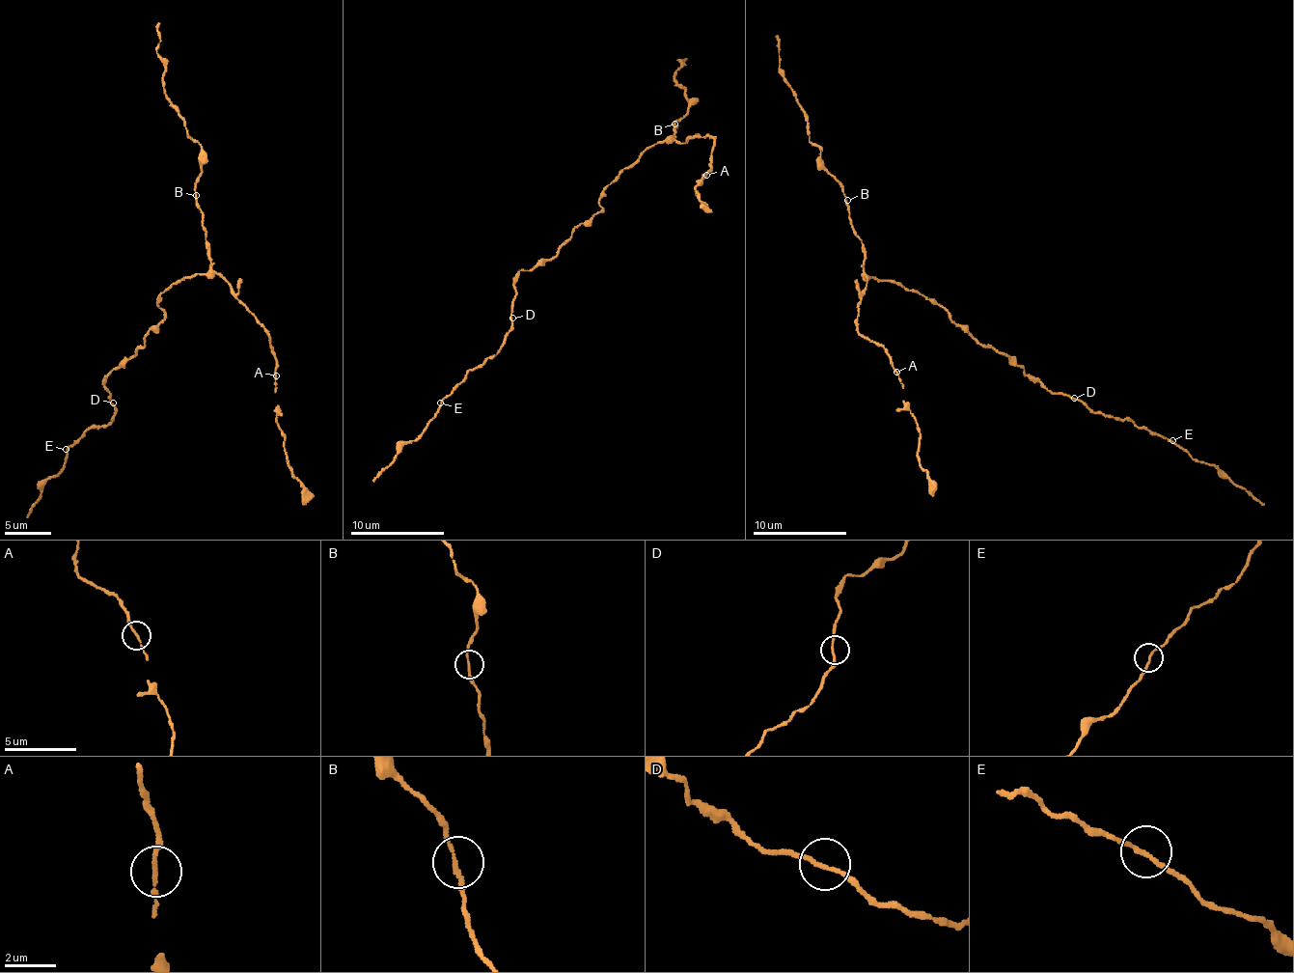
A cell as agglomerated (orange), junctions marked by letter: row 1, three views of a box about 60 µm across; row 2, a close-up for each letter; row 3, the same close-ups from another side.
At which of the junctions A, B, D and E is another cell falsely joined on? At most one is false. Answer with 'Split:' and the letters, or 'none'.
Split: none

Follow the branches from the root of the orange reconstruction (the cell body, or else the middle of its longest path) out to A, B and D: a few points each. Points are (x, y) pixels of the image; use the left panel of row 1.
A: (162, 319), (164, 312), (157, 304), (164, 289), (185, 277), (216, 273), (267, 334), (276, 359), (275, 376)
B: (162, 319), (164, 312), (157, 304), (164, 289), (185, 277), (206, 274), (211, 262), (196, 195)
D: (162, 319), (151, 327), (143, 337), (145, 345), (132, 358), (122, 361), (106, 376), (104, 386), (113, 403)

